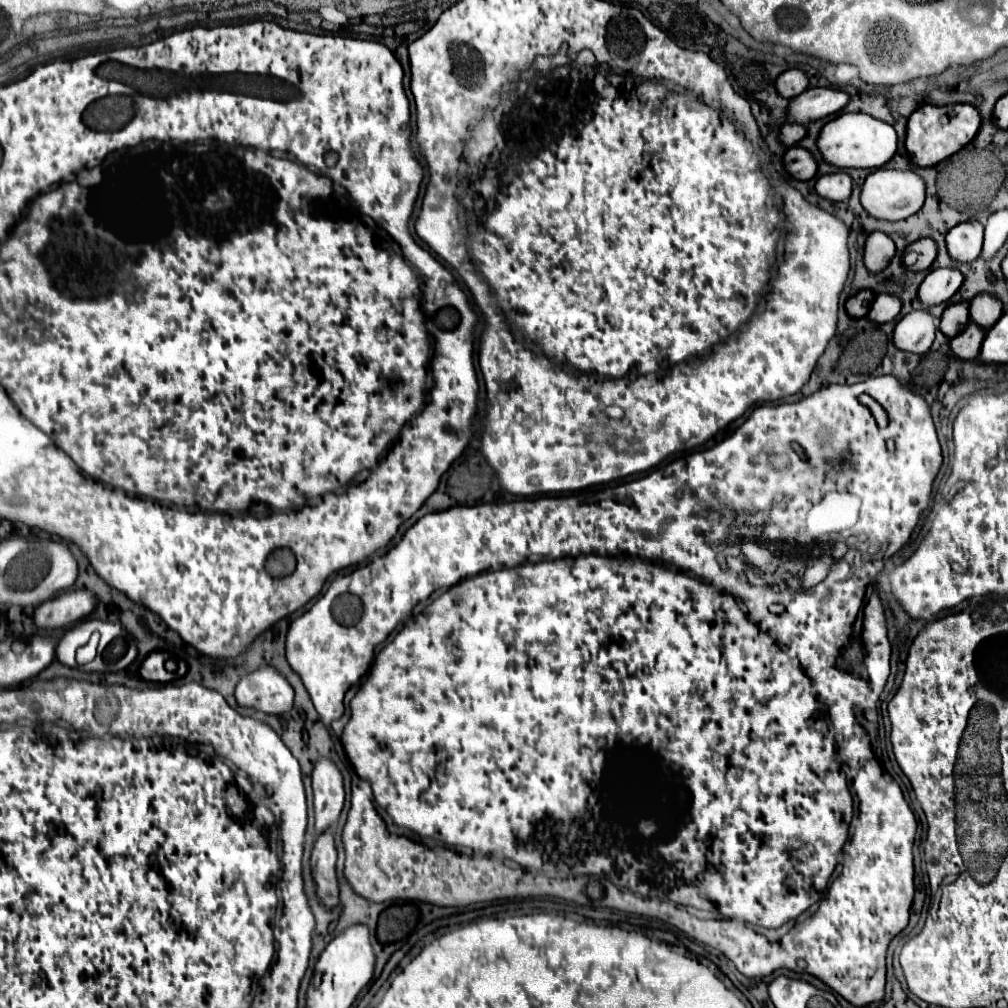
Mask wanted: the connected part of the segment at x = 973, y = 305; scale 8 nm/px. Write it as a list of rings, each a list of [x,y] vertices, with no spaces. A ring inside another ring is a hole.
[[[976,295],[970,301],[970,321],[976,321],[980,329],[988,331],[1002,315],[1002,303],[992,295]]]

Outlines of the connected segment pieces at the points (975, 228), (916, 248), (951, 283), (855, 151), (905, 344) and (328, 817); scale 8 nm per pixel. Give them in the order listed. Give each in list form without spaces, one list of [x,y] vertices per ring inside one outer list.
[[[966,221],[952,227],[946,235],[948,255],[958,263],[974,261],[980,255],[984,239],[984,225],[978,221]]]
[[[920,239],[906,247],[906,253],[916,253],[916,263],[908,267],[910,271],[926,271],[936,259],[936,243],[932,239]]]
[[[934,269],[926,275],[926,279],[918,287],[918,299],[924,307],[938,305],[950,301],[950,297],[958,291],[964,277],[958,269]]]
[[[842,113],[828,121],[818,135],[818,151],[824,161],[840,169],[878,169],[896,153],[898,139],[892,125],[864,113]]]
[[[920,309],[904,315],[896,323],[892,333],[892,343],[900,351],[924,355],[934,341],[934,333],[936,333],[934,317],[928,311]]]
[[[328,759],[316,763],[312,773],[312,787],[314,787],[314,837],[328,831],[336,825],[342,805],[344,805],[344,787],[342,775],[336,765]]]

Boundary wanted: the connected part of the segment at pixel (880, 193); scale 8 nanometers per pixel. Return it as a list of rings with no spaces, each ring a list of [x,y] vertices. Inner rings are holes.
[[[878,169],[870,173],[862,185],[860,203],[866,213],[882,221],[900,221],[906,219],[924,205],[924,181],[914,171],[896,171],[896,169]]]

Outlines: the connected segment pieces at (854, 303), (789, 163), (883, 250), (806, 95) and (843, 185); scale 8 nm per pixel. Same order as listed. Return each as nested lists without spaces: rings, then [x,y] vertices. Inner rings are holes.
[[[858,291],[856,295],[852,295],[852,297],[846,301],[846,313],[848,313],[852,319],[866,317],[872,301],[874,301],[874,293],[872,293],[872,291]]]
[[[802,147],[786,149],[786,153],[782,157],[782,163],[784,163],[784,169],[794,179],[808,181],[808,179],[812,179],[816,175],[816,161],[814,161],[814,157]]]
[[[880,231],[868,235],[864,245],[864,265],[868,273],[880,273],[882,269],[886,269],[890,259],[894,257],[894,251],[894,241],[888,235]]]
[[[810,87],[798,97],[790,99],[786,121],[800,121],[800,125],[806,125],[810,121],[822,119],[826,115],[832,115],[840,111],[848,103],[848,95],[838,89],[822,89],[822,87]]]
[[[846,173],[822,175],[816,181],[816,193],[828,201],[848,201],[852,191],[852,179]]]

